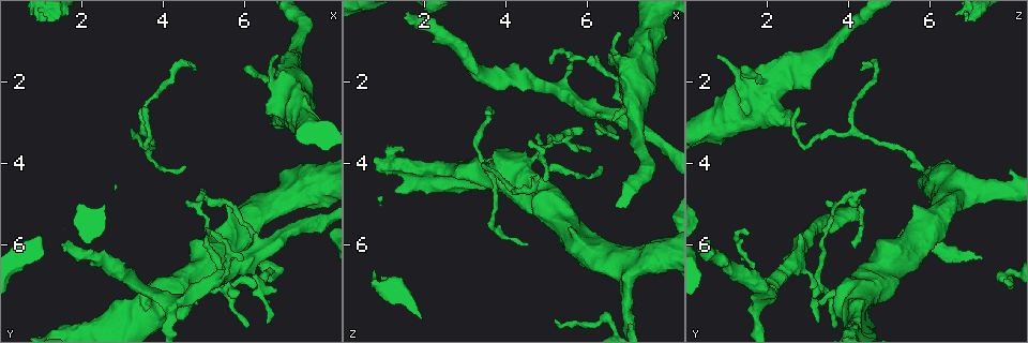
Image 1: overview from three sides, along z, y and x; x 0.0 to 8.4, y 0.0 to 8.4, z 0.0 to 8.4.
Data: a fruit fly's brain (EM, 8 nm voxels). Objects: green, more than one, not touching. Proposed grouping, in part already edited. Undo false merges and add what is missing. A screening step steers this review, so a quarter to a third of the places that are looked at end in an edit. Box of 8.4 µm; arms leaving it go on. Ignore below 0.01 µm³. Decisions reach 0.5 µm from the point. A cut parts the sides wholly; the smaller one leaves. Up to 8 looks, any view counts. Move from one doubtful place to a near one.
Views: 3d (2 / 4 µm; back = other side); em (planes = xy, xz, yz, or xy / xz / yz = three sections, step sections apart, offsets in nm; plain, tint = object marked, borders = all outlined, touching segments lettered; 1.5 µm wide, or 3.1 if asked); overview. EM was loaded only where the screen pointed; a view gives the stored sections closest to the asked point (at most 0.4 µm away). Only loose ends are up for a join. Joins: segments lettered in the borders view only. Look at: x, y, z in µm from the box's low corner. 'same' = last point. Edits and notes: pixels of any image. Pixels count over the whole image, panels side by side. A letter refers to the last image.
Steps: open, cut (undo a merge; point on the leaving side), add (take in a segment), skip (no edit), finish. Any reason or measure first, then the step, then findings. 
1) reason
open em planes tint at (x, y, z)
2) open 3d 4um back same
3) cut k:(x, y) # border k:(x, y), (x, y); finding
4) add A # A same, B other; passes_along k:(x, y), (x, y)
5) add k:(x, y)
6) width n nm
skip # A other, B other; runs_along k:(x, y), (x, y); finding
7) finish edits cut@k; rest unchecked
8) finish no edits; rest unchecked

thin end
open em xy step 4 borders at (6.65, 7.90, 3.30)

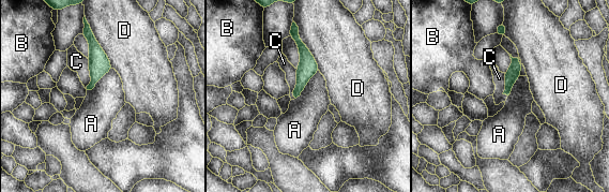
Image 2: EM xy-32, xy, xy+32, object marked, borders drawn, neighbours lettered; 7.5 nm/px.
longest_contact D 420 nm
skip # A other, B other, C other, D other; runs_along 2:(293, 32), (304, 52), (297, 93); none of them fits

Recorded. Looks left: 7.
branch stops here
open em xz step 8 plain at (4.85, 1.70, 4.25)

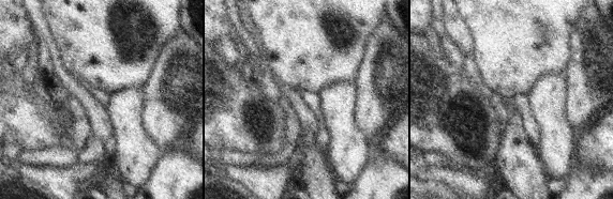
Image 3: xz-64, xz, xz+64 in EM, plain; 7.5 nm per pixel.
see the neighbours
open em xz step 8 borders same

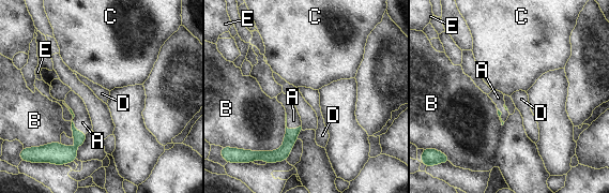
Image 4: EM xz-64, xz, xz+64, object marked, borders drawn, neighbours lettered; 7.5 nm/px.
longest_contact B 380 nm
add A # A same, B other, C other, D other, E other; the neuron continues

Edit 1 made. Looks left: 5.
open overview

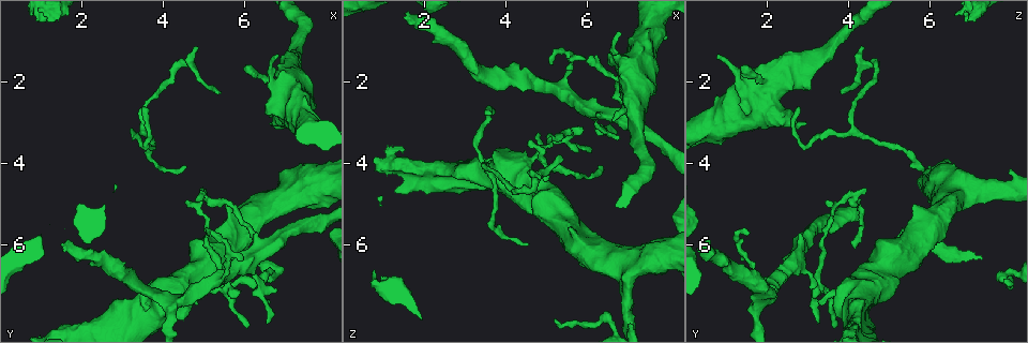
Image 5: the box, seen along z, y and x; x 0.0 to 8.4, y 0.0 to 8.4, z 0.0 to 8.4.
branch stops here
open 3d 2um at (6.80, 1.35, 0.80)

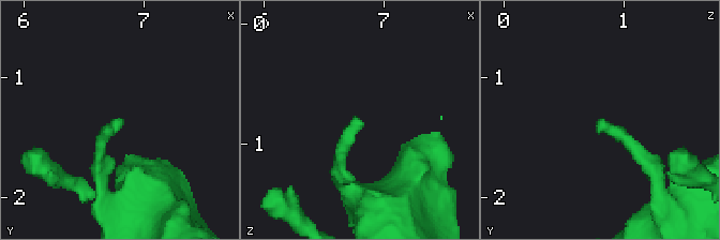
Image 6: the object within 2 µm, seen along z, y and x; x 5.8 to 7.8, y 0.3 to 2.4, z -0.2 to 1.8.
open em planes borders at (6.80, 1.36, 0.80)

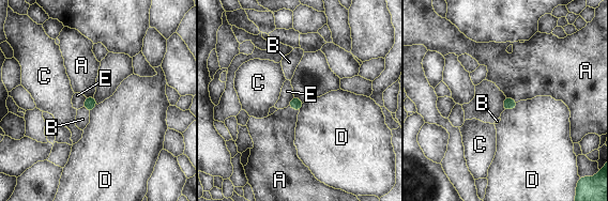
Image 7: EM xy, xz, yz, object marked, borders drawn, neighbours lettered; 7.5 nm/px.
skip # A other, B other, C other, D other, E other; no lettered segment goes on from it

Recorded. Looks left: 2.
tapers out
open em planes borders at (3.50, 2.70, 2.70)

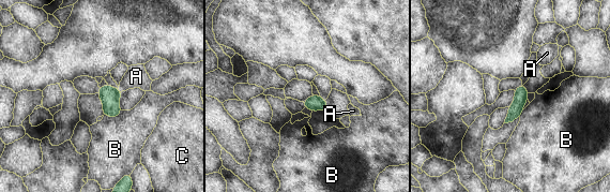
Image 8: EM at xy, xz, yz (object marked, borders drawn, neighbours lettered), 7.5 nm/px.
longest_contact B 150 nm
skip # A other, B other, C other; border 8:(122, 111), (116, 117), (104, 116); no lettered segment goes on from it

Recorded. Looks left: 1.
finish edits add@4; rest unchecked

